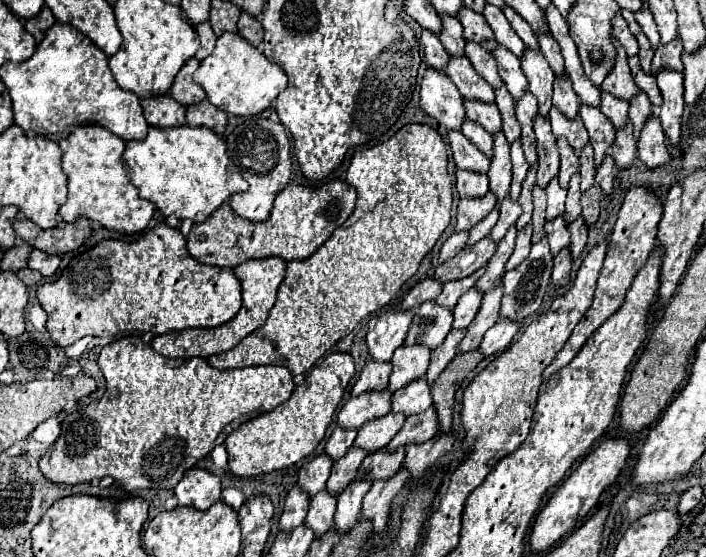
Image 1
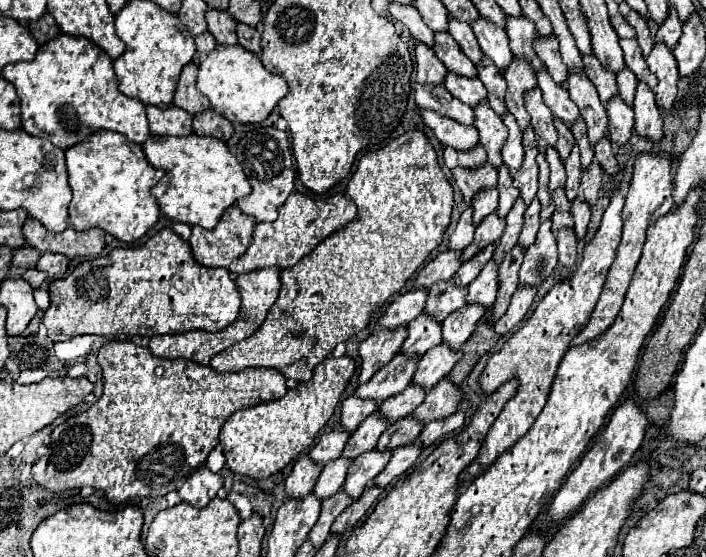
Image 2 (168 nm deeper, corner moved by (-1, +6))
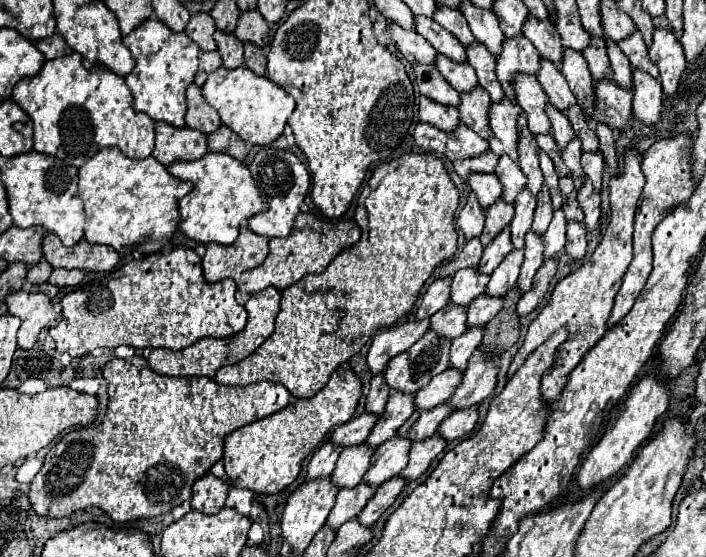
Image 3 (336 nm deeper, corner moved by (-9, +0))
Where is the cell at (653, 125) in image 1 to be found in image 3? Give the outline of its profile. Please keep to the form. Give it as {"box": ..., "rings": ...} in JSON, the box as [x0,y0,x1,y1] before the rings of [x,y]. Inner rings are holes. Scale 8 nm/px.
{"box":[633,69,661,125],"rings":[[[633,69],[633,115],[641,123],[651,125],[659,121],[661,95],[661,83],[655,77]]]}

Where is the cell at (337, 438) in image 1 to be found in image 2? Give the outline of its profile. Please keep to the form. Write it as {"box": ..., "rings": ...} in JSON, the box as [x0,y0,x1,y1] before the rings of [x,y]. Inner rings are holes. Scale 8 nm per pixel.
{"box":[341,397,377,433],"rings":[[[349,397],[341,405],[341,429],[353,433],[361,421],[365,421],[371,413],[377,411],[375,401],[365,401],[357,397]]]}

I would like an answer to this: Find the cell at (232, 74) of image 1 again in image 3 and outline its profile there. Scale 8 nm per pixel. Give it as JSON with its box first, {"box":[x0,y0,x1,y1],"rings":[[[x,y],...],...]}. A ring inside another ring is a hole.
{"box":[203,67,295,145],"rings":[[[219,67],[219,71],[211,73],[205,81],[203,97],[219,113],[223,125],[227,125],[233,133],[237,133],[245,143],[251,145],[271,145],[273,141],[277,141],[295,109],[295,99],[289,93],[285,93],[267,77],[255,75],[247,67]]]}

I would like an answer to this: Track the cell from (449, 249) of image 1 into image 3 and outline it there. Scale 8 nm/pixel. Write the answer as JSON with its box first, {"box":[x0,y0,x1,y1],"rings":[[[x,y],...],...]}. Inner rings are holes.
{"box":[457,193,485,239],"rings":[[[473,193],[469,195],[465,207],[461,209],[461,213],[457,217],[457,225],[463,231],[465,239],[481,235],[481,231],[485,227],[485,213],[483,213],[483,209],[481,209],[481,205]]]}

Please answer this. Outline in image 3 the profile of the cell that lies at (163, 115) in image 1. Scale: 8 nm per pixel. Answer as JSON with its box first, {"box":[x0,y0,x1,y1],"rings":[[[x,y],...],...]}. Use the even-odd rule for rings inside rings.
{"box":[153,121,209,167],"rings":[[[163,121],[155,123],[155,151],[153,157],[165,167],[175,161],[195,161],[209,151],[207,135],[189,129],[173,127]]]}

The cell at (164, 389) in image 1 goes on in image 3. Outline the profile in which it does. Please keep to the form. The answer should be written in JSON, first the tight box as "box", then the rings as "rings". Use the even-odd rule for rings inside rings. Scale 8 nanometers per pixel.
{"box":[29,355,289,523],"rings":[[[137,355],[133,359],[129,359],[129,361],[123,361],[123,359],[109,361],[105,365],[105,369],[103,369],[103,375],[105,375],[107,385],[109,385],[109,407],[107,407],[105,419],[103,419],[103,423],[99,427],[81,427],[81,429],[75,429],[75,431],[63,435],[61,441],[55,447],[51,447],[51,451],[45,457],[45,463],[43,463],[41,471],[35,475],[33,483],[31,483],[31,489],[29,489],[31,509],[37,515],[59,519],[59,517],[67,517],[67,515],[71,515],[75,511],[85,511],[87,507],[99,507],[113,519],[113,523],[131,523],[131,521],[137,521],[137,519],[151,519],[151,517],[169,513],[173,507],[181,505],[183,501],[187,501],[191,497],[193,483],[199,477],[203,477],[223,457],[223,439],[225,439],[225,435],[229,435],[231,431],[235,431],[235,429],[239,429],[243,425],[249,425],[249,423],[253,423],[257,419],[263,419],[263,417],[271,415],[271,413],[277,413],[279,409],[283,409],[289,403],[289,391],[281,383],[261,381],[261,383],[247,385],[247,387],[225,387],[225,385],[217,385],[209,377],[165,377],[165,375],[157,375],[155,371],[151,371],[147,361],[143,357],[137,357]]]}

